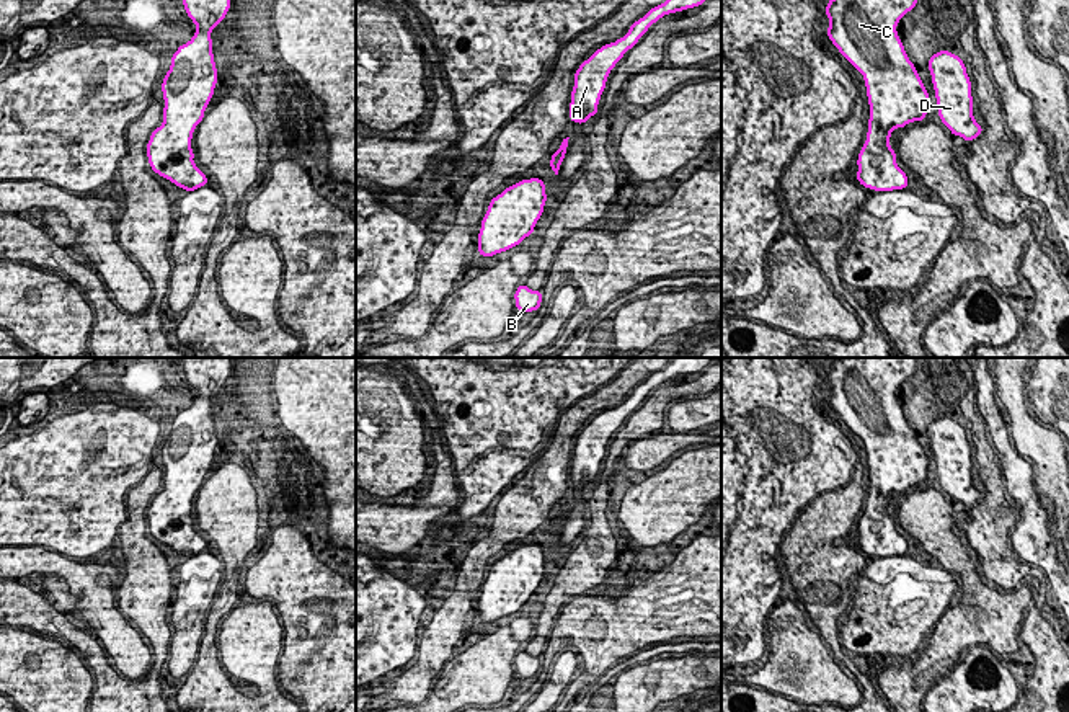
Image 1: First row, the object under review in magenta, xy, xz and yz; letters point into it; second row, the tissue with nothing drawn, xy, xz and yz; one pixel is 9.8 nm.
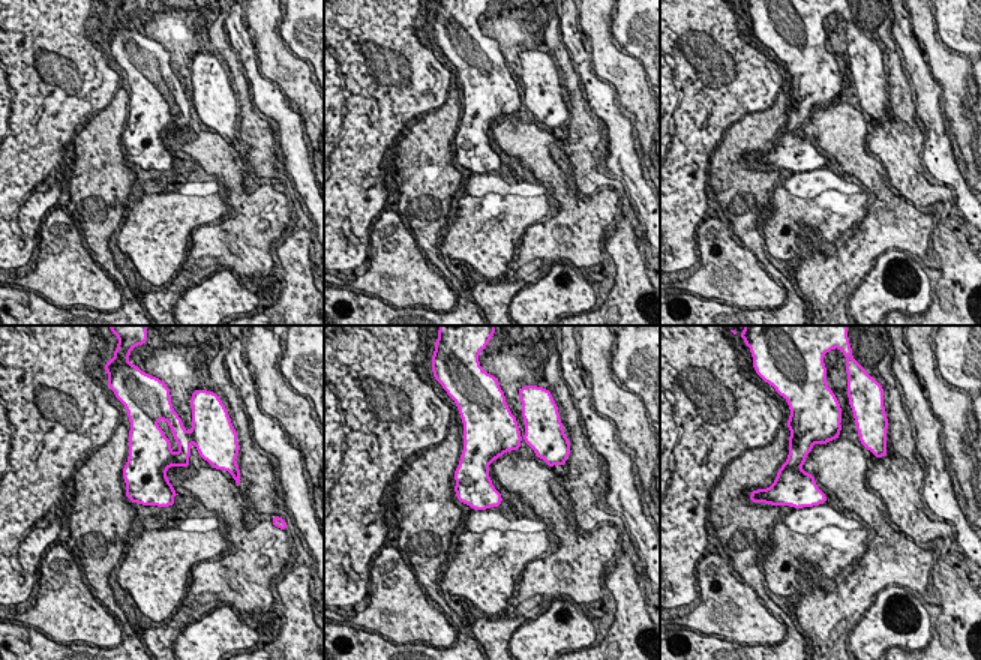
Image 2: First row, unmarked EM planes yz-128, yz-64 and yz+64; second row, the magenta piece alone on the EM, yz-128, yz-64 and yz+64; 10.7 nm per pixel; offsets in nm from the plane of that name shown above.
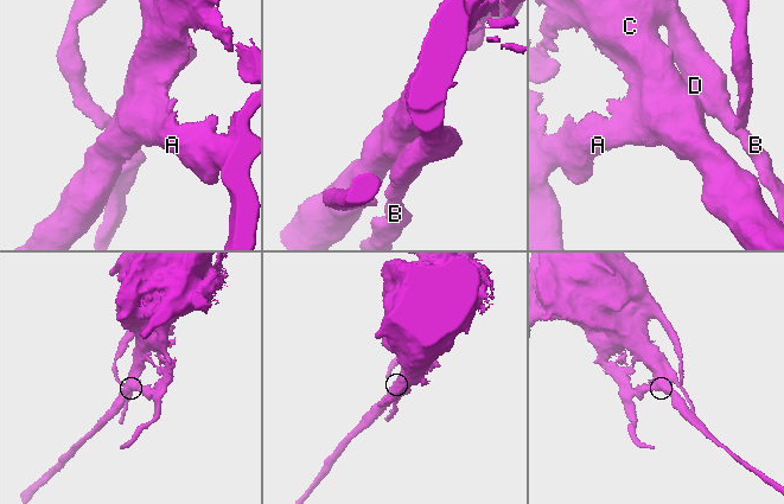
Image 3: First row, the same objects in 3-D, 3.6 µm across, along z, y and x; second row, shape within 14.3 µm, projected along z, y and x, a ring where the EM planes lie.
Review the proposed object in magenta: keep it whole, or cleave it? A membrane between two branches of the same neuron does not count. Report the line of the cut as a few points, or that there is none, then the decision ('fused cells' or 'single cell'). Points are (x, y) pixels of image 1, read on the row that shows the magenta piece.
cut none; single cell

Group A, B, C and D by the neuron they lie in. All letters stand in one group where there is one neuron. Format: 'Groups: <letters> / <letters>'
Groups: A B C D

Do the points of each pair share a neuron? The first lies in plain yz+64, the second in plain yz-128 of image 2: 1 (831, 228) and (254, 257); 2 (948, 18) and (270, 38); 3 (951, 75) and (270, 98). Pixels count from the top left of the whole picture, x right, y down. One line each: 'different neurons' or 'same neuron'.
1: same neuron
2: different neurons
3: different neurons

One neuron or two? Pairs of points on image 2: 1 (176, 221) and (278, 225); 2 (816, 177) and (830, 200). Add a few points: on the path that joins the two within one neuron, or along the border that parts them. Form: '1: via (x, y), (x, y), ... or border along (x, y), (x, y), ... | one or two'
1: via (203, 227), (231, 239), (258, 239) | one
2: border along (789, 191), (801, 197), (830, 189), (860, 194) | two

